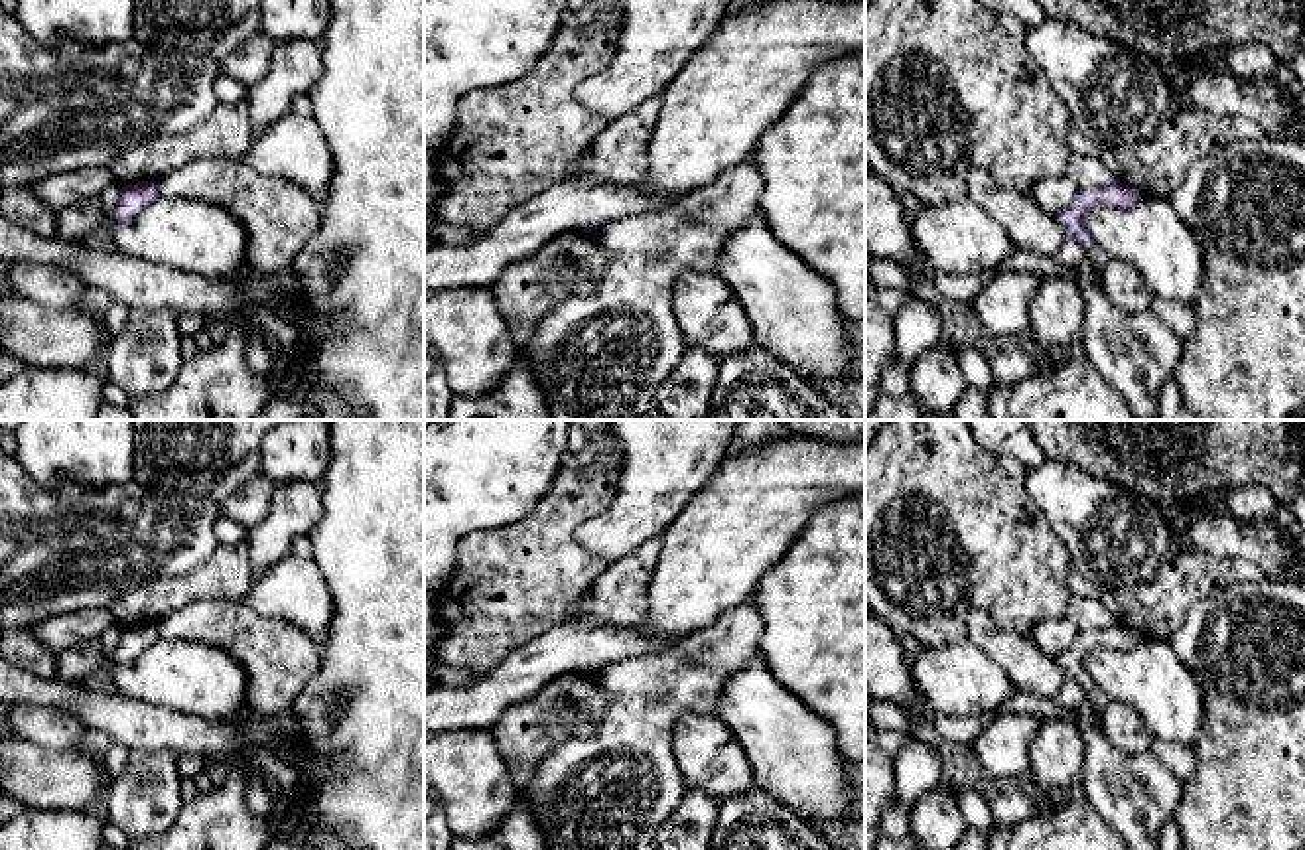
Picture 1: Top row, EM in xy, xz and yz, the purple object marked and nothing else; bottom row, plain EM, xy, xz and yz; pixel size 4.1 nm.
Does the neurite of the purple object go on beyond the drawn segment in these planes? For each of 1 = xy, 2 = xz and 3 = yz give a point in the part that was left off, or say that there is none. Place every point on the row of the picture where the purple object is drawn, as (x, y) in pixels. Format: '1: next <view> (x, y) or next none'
1: next none
2: next none
3: next none

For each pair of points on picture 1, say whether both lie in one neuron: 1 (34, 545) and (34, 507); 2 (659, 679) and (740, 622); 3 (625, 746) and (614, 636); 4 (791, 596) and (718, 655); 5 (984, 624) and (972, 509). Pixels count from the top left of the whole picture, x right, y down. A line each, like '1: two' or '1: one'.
1: one
2: one
3: two
4: two
5: two

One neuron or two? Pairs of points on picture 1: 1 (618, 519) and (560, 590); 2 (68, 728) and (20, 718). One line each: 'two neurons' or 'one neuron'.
1: two neurons
2: one neuron

